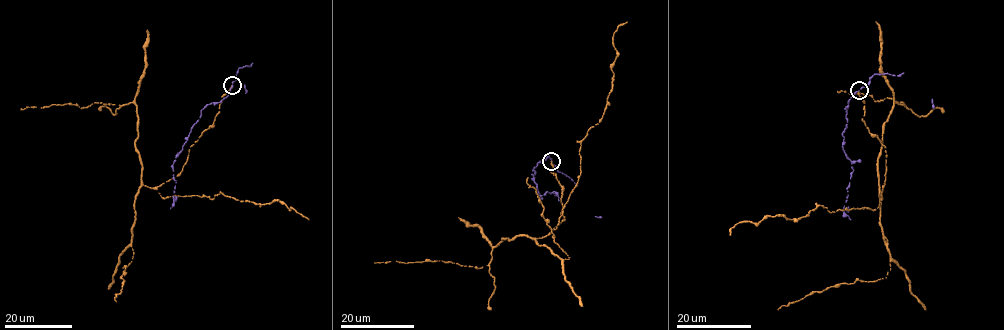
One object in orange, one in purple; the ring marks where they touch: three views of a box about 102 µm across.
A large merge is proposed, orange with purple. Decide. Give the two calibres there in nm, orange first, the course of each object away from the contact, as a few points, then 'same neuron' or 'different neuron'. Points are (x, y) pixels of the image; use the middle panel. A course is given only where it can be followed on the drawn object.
180 nm thick on the orange side, 120 nm on the other; orange runs (551, 161), (565, 219), (546, 236), (502, 237), (489, 262), (479, 268), (442, 260), (374, 263); purple runs (551, 161), (548, 156), (540, 161), (531, 175), (539, 197), (553, 191), (559, 200); different neuron

